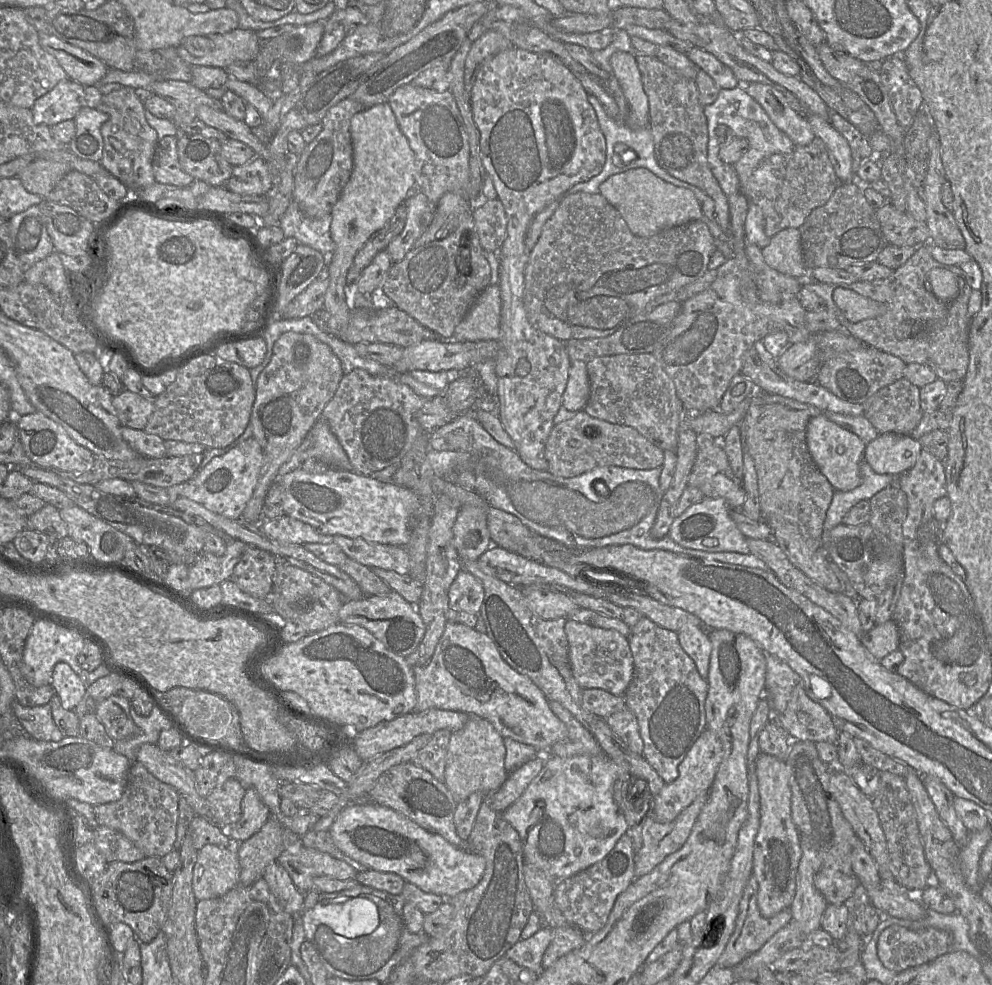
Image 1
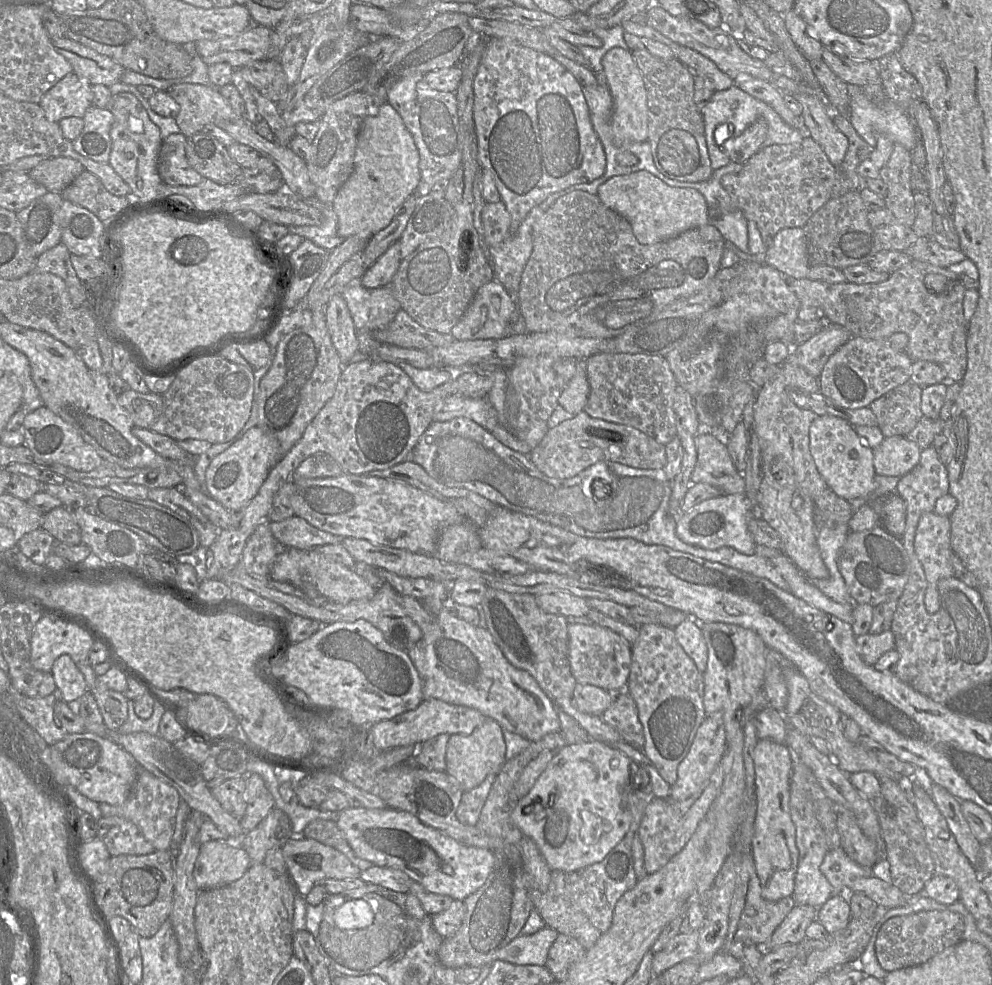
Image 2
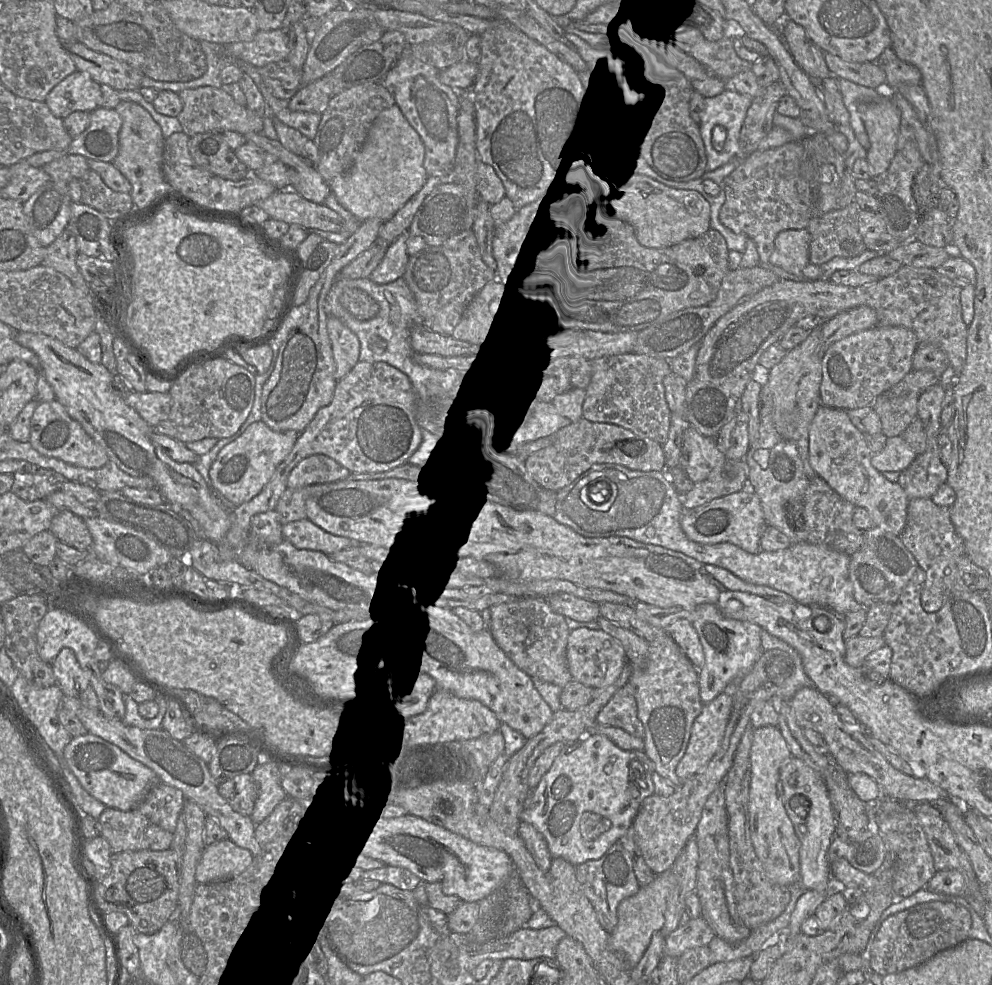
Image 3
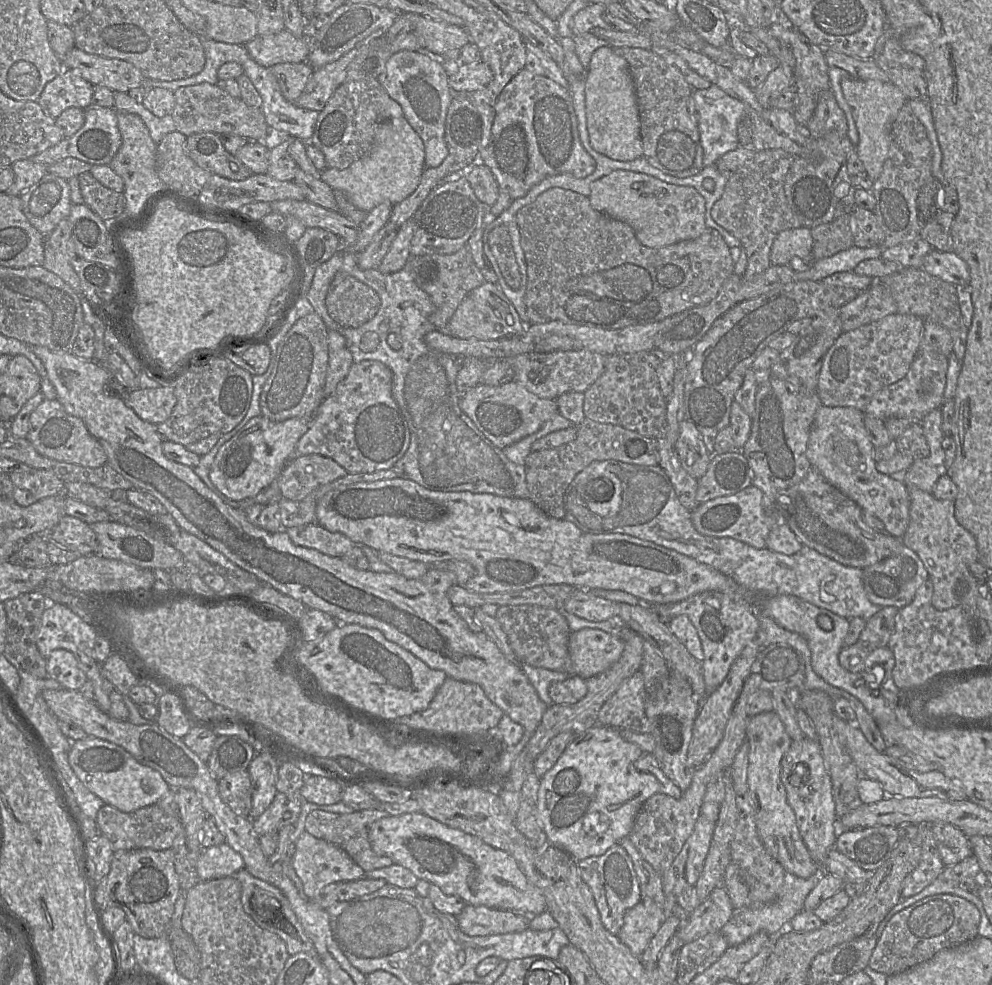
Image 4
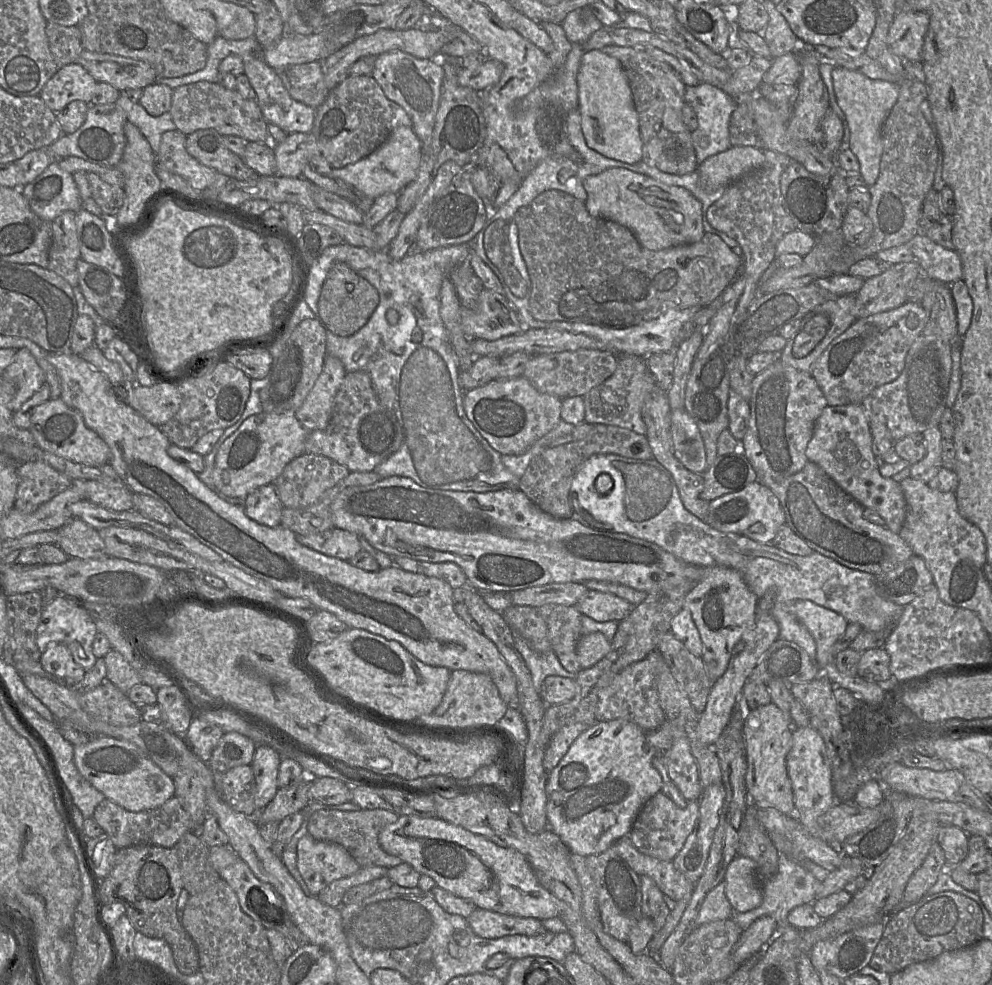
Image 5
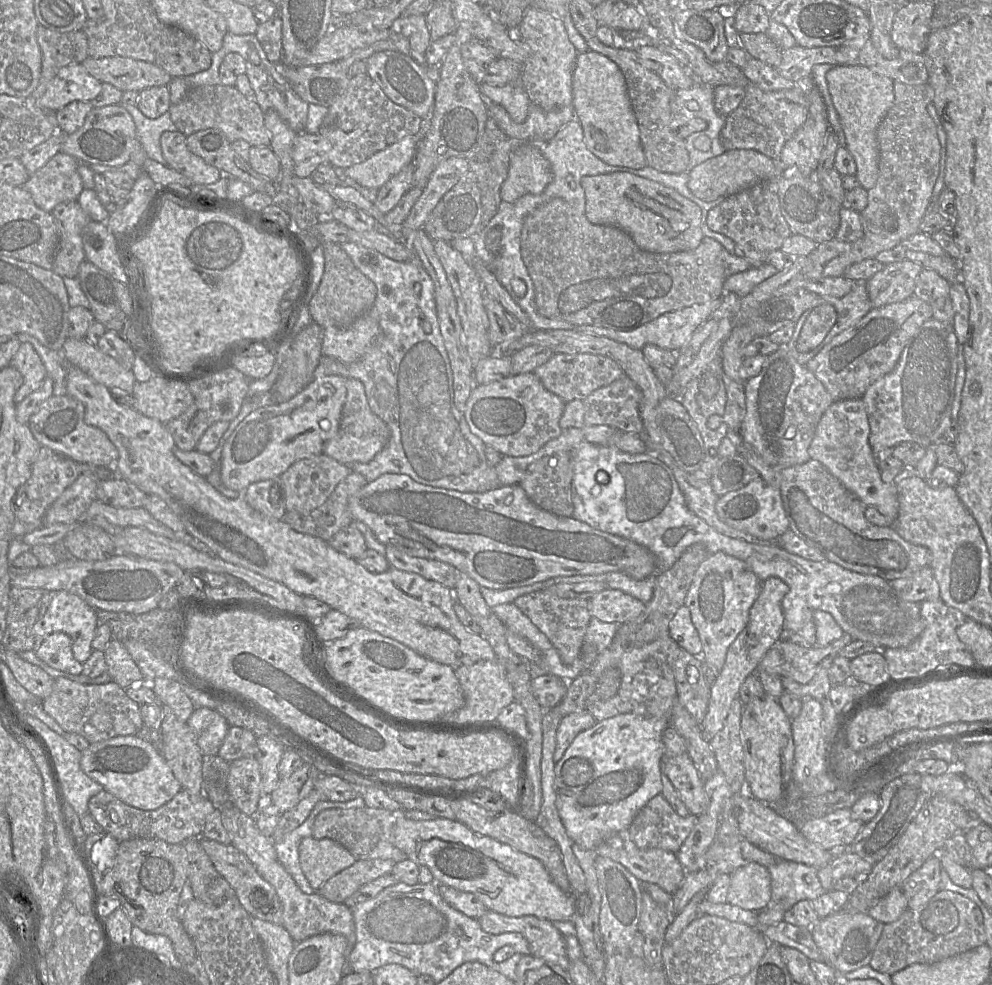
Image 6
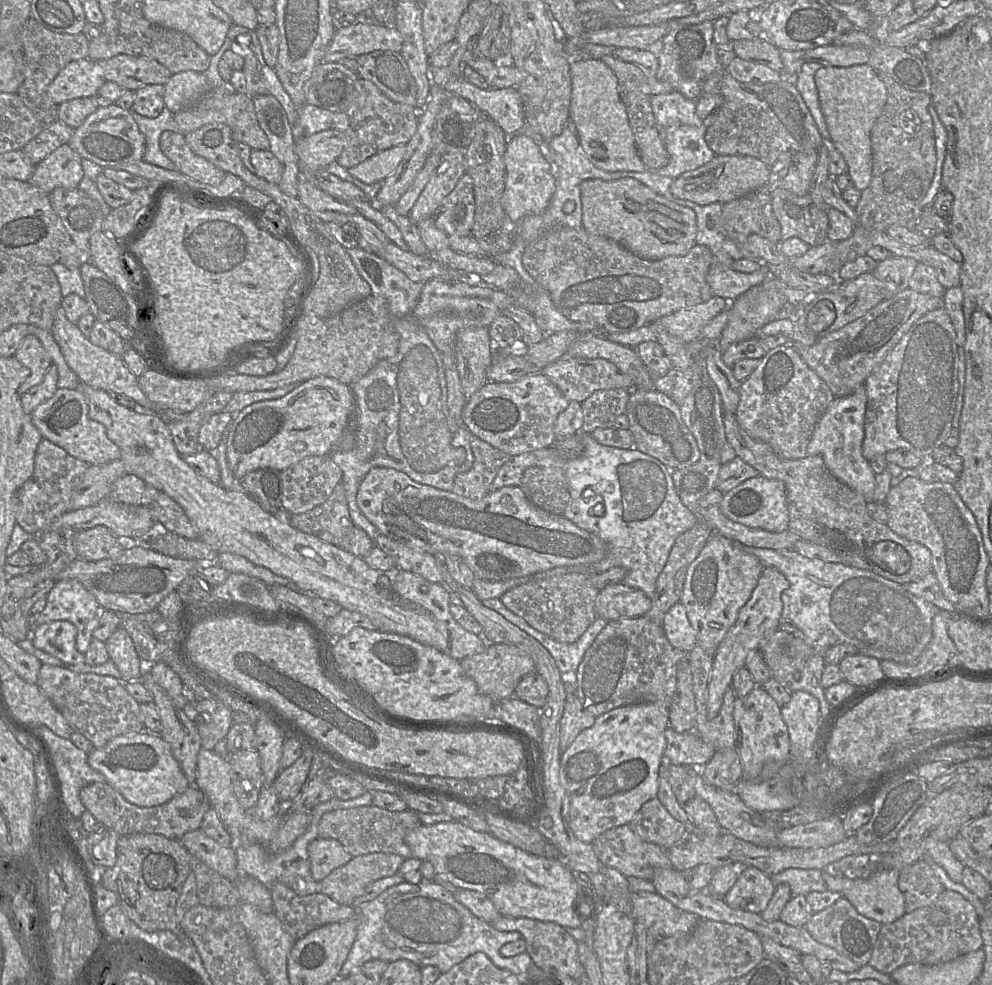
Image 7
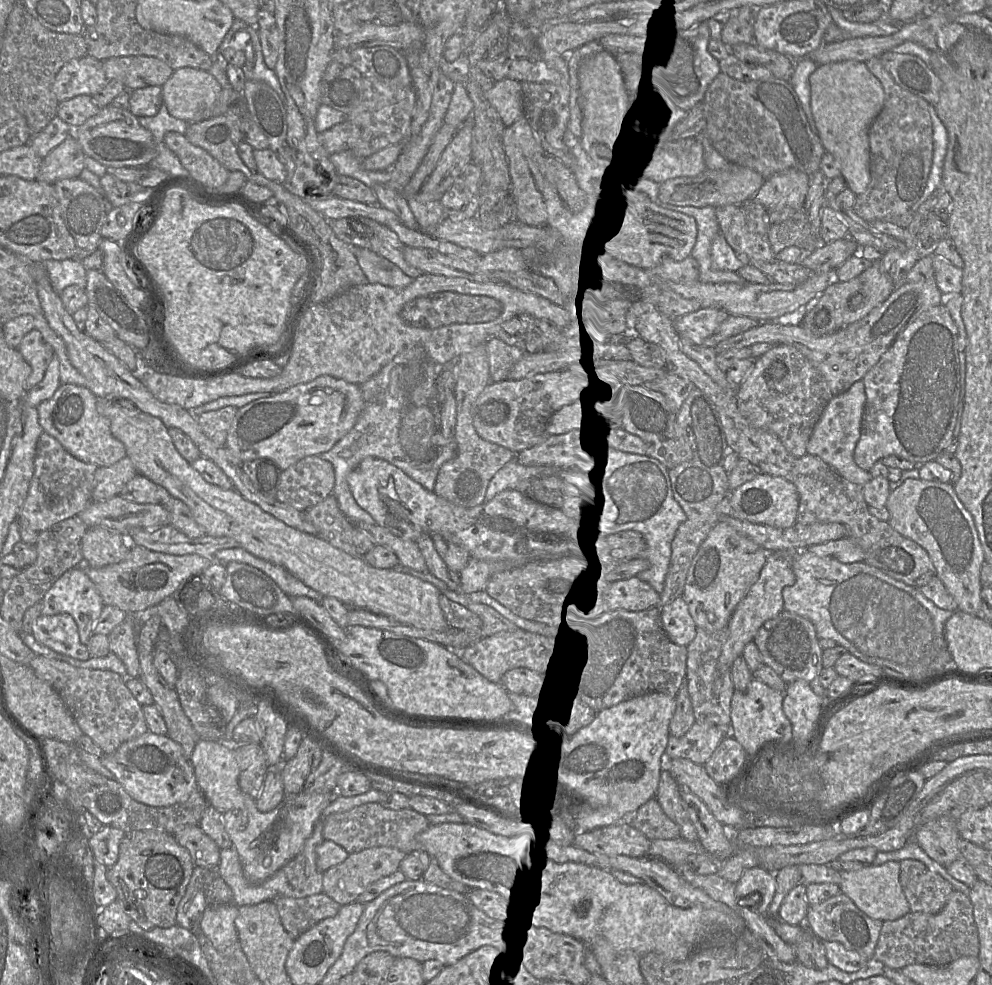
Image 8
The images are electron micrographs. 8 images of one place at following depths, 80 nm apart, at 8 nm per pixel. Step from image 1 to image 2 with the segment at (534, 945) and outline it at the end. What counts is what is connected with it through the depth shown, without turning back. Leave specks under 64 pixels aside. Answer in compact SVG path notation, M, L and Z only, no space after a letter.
M546 926L531 935L520 934L498 951L496 960L518 965L544 966L548 951L558 934L555 929Z

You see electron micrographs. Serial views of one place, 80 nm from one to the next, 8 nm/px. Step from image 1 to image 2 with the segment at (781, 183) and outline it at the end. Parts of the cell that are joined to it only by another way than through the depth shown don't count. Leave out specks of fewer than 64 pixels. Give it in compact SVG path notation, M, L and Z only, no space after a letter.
M806 135L799 143L762 147L743 164L738 173L724 175L721 186L747 221L756 223L762 240L768 247L781 230L804 227L810 217L832 197L835 180L836 167L831 164L821 146Z

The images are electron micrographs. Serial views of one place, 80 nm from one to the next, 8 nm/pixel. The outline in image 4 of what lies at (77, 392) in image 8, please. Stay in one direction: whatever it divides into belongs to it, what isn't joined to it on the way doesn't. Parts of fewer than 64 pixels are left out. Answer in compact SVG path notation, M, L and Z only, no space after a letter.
M45 399L30 415L30 429L26 438L42 455L83 467L100 467L107 463L107 456L100 442L88 431L83 421L66 412L57 400Z

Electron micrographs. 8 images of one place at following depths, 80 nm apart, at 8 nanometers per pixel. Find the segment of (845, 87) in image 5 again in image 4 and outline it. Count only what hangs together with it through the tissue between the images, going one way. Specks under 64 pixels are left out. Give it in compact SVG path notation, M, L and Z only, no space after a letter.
M849 77L841 81L841 88L851 109L859 134L855 152L863 163L867 175L874 182L880 176L888 155L892 124L907 98L890 81L859 80Z

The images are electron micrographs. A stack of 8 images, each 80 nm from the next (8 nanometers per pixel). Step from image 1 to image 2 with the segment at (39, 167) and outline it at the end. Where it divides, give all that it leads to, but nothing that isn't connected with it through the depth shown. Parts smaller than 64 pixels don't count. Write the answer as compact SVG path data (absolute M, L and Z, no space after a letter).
M52 157L39 163L28 174L48 192L61 194L84 170L83 165L75 159Z

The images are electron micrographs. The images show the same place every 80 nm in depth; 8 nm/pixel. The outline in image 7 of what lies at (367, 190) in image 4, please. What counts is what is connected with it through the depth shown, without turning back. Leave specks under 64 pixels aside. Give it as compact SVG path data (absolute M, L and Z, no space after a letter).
M406 144L393 146L367 158L348 171L365 184L381 182L396 170L405 152Z

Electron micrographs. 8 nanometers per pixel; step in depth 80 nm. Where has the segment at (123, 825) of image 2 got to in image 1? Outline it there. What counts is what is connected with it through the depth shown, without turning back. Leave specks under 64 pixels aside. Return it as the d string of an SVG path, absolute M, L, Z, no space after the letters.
M106 826L96 827L92 841L107 863L114 861L132 863L146 857L121 832Z

